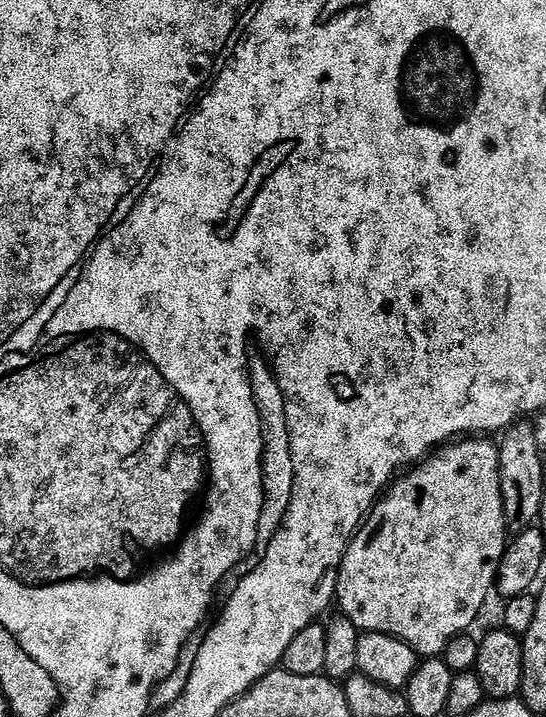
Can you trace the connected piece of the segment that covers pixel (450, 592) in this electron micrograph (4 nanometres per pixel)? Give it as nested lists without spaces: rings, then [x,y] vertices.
[[[468,438],[455,446],[445,447],[443,449],[444,456],[433,455],[431,458],[417,463],[411,469],[413,472],[405,480],[397,479],[391,485],[393,488],[387,489],[389,492],[385,500],[380,498],[375,501],[374,507],[376,509],[369,514],[368,521],[361,526],[360,536],[353,538],[352,545],[349,546],[348,553],[345,554],[344,561],[340,564],[340,577],[336,580],[336,600],[340,603],[345,618],[354,627],[360,628],[356,630],[361,633],[381,632],[386,636],[392,636],[395,640],[400,640],[403,644],[409,644],[411,648],[416,649],[421,657],[434,658],[443,653],[448,641],[463,629],[460,627],[464,624],[464,603],[471,598],[472,591],[475,590],[476,583],[479,582],[488,560],[499,561],[506,549],[506,541],[504,542],[504,534],[506,535],[504,502],[506,496],[502,491],[500,468],[497,461],[498,448],[496,444],[495,446],[487,444],[484,440],[487,439]]]

